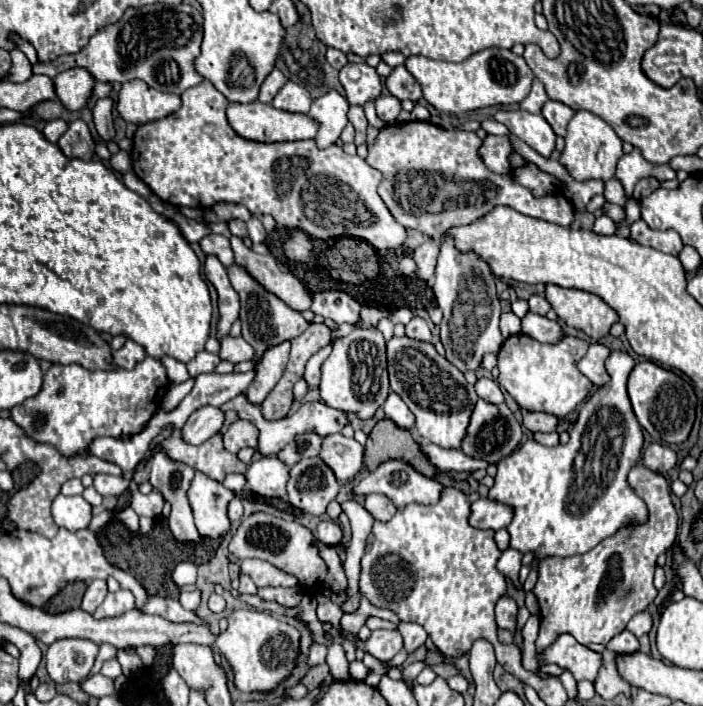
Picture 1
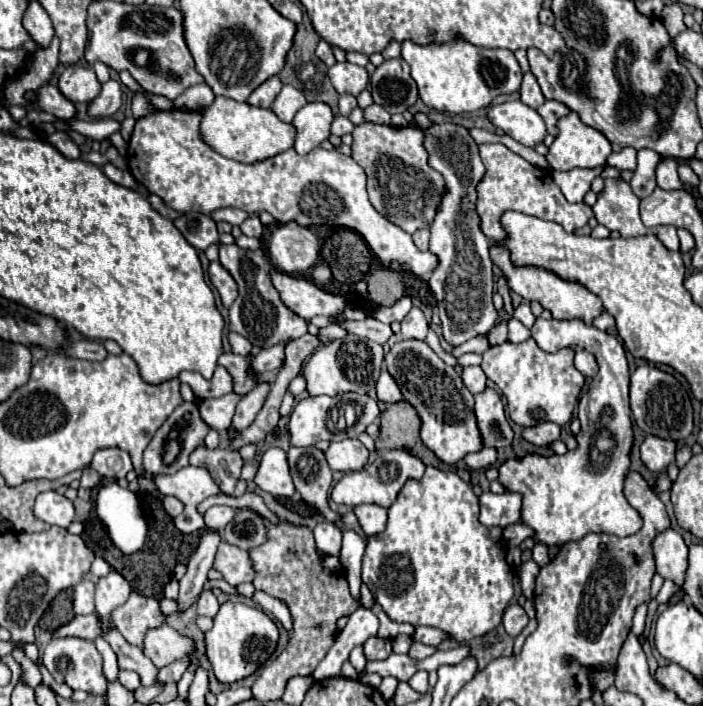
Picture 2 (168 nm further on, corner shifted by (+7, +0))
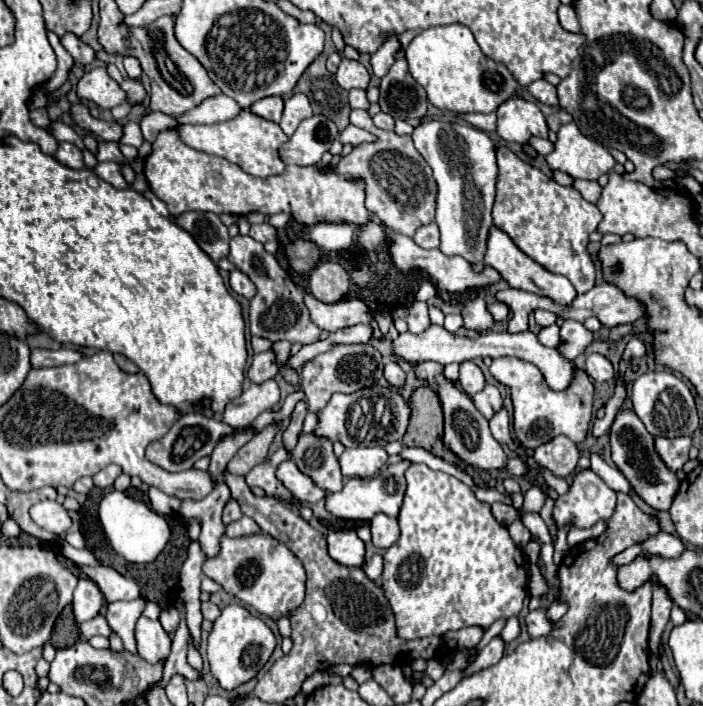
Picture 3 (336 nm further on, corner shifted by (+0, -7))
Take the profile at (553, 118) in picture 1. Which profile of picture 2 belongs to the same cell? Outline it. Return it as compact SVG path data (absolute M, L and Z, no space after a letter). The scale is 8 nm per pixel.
M546 101L542 107L538 107L538 113L540 113L540 117L544 119L546 129L548 129L550 135L556 135L556 133L558 133L556 121L566 115L566 109L568 109L568 107L562 105L560 101Z

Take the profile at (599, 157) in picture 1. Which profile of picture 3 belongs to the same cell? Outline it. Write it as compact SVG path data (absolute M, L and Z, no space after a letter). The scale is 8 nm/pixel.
M575 122L563 124L557 132L555 150L545 156L551 170L561 170L571 178L597 180L615 166L615 158L605 146L581 134Z

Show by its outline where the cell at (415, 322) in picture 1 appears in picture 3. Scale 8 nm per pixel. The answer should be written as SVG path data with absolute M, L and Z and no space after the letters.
M423 302L413 304L413 308L409 312L409 318L407 318L407 324L409 324L409 332L413 332L413 334L425 332L431 326L427 304L423 304Z

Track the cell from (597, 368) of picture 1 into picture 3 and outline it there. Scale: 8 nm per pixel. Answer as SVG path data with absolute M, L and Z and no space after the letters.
M589 354L587 362L585 362L585 372L595 380L595 382L607 382L615 376L615 370L611 366L611 362L601 356L601 354Z

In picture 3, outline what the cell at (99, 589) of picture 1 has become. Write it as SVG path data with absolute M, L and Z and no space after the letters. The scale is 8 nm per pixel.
M81 578L75 588L75 594L73 594L75 620L79 624L93 620L101 612L103 604L105 604L105 600L103 600L103 594L97 588L97 584L93 584L93 580L89 580L89 578Z

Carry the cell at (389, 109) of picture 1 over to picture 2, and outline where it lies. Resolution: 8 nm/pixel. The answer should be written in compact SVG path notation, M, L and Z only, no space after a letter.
M370 105L364 109L364 119L370 123L380 123L380 125L390 125L390 113L382 109L380 105Z

